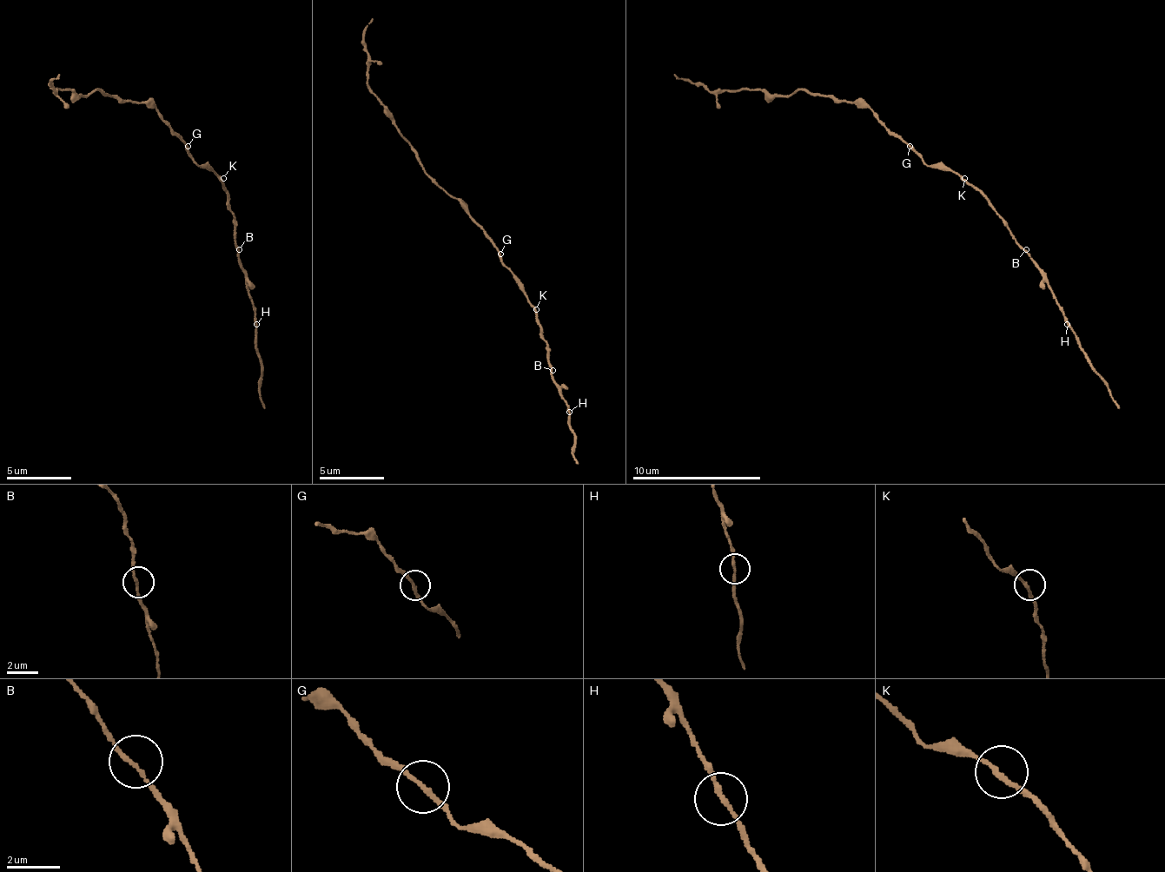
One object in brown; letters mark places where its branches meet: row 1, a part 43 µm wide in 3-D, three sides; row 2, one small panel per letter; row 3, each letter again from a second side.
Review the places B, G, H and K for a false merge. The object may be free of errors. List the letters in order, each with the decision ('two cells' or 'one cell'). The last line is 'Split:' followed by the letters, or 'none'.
B: one cell
G: one cell
H: one cell
K: one cell
Split: none

